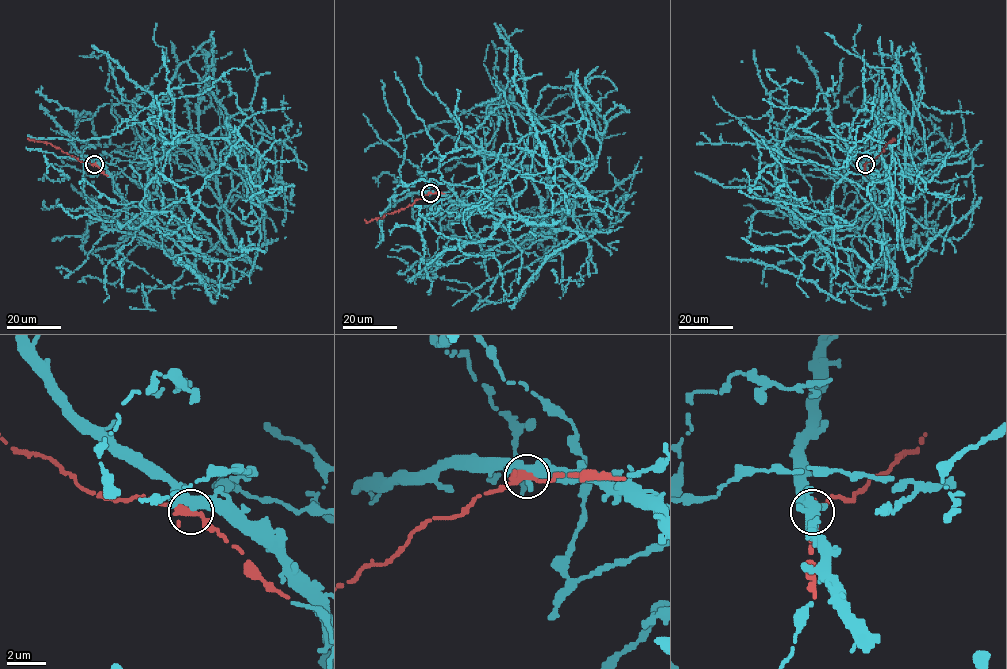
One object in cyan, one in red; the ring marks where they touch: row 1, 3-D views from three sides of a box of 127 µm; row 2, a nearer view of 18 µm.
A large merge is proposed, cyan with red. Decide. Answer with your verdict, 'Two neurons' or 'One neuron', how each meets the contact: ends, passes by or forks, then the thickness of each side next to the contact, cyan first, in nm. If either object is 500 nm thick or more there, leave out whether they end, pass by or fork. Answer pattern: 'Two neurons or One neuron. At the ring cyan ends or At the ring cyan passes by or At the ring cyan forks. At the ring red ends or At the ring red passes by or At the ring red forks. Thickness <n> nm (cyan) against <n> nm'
One neuron. At the ring cyan passes by. At the ring red passes by. Thickness 440 nm (cyan) against 340 nm

